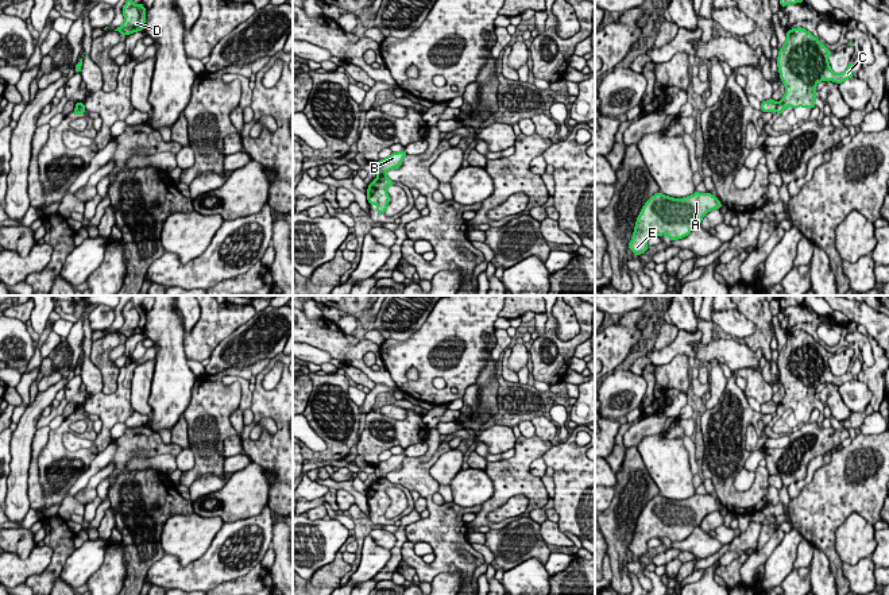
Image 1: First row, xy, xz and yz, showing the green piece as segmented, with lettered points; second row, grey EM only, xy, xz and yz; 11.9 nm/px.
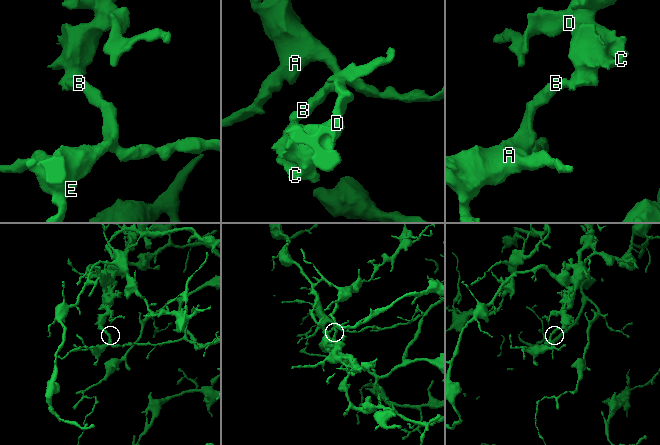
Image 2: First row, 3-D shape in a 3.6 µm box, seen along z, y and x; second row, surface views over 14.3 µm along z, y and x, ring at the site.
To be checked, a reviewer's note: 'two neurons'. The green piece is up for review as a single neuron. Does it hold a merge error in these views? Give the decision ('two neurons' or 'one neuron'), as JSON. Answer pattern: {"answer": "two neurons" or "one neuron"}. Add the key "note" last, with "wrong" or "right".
{"answer": "two neurons", "note": "right"}

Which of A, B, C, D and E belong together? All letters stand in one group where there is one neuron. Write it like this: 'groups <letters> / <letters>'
groups A B E / C D

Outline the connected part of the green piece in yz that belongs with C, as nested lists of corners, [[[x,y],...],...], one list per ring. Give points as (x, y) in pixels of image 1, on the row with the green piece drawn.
[[[805,28],[788,30],[777,58],[780,78],[785,85],[785,94],[777,103],[777,115],[786,107],[812,109],[816,103],[816,85],[820,81],[842,84],[854,76],[851,62],[844,73],[834,73],[828,63],[831,54],[820,39]]]

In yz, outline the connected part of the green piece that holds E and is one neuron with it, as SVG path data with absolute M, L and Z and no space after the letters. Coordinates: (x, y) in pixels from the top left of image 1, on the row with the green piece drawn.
M658 192L642 206L629 248L639 256L648 251L650 236L666 235L670 240L683 239L710 210L720 206L722 202L710 192L695 192L684 198L672 198Z

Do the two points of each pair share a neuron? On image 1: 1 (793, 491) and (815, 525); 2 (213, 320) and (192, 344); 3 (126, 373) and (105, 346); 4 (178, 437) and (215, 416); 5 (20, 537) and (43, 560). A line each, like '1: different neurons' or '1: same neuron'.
1: different neurons
2: same neuron
3: different neurons
4: different neurons
5: different neurons

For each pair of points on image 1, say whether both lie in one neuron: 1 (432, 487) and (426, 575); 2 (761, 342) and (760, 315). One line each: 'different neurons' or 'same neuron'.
1: same neuron
2: same neuron

